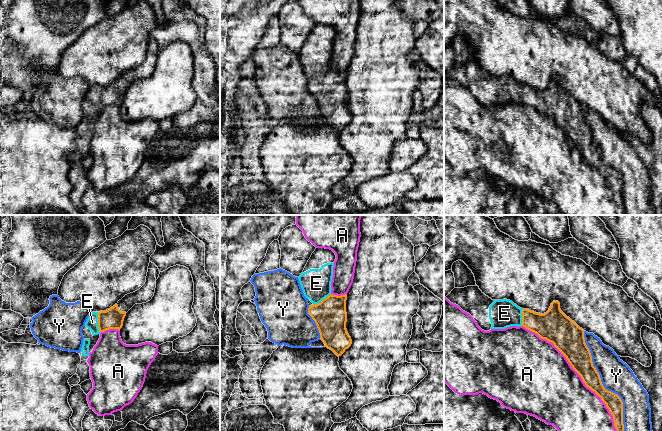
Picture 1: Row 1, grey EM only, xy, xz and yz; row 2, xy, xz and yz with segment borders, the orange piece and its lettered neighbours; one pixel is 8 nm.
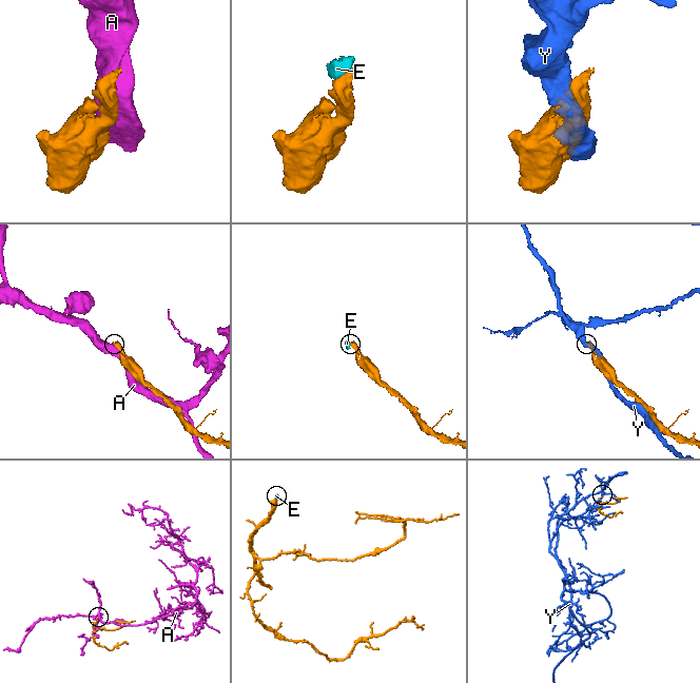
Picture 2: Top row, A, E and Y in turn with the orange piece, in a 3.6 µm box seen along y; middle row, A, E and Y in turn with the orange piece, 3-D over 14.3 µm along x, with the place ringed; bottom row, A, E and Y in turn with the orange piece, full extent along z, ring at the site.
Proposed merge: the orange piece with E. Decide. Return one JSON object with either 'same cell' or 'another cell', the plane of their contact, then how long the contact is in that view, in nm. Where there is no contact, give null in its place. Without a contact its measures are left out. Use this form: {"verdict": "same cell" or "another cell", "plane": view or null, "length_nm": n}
{"verdict": "same cell", "plane": "xy", "length_nm": 170}

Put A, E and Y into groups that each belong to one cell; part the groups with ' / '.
A / E / Y

